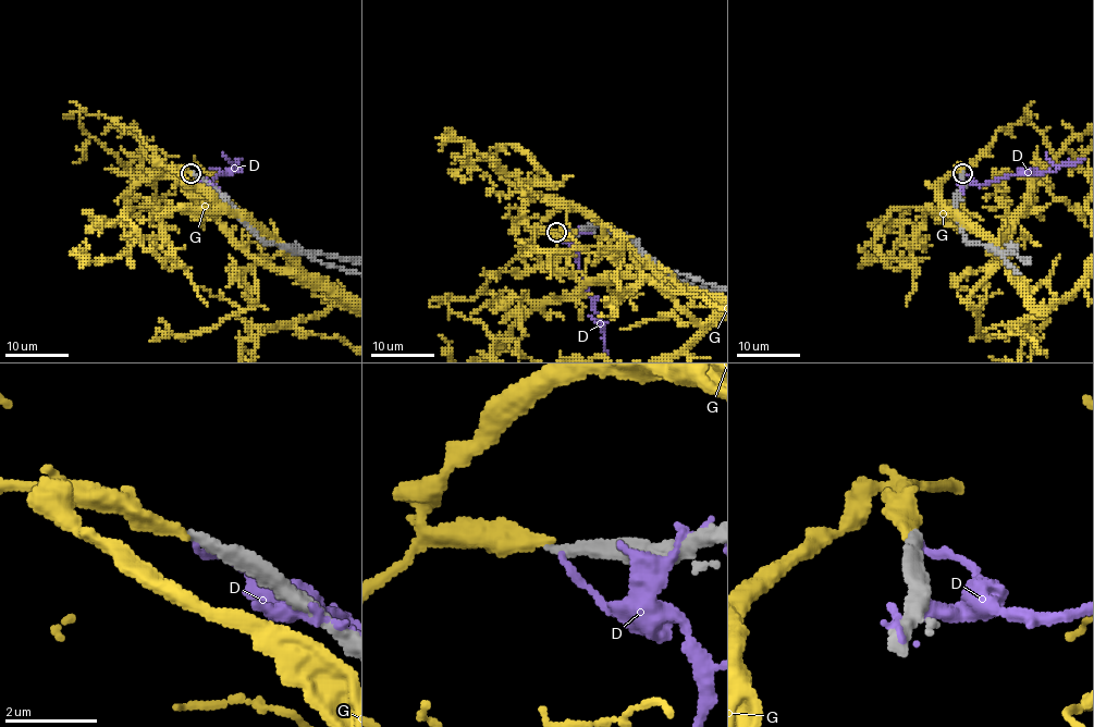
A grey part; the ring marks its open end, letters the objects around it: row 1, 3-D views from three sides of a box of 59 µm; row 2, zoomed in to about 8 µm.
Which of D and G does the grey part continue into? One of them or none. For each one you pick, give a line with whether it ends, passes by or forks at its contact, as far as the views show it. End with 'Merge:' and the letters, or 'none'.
Merge: none

